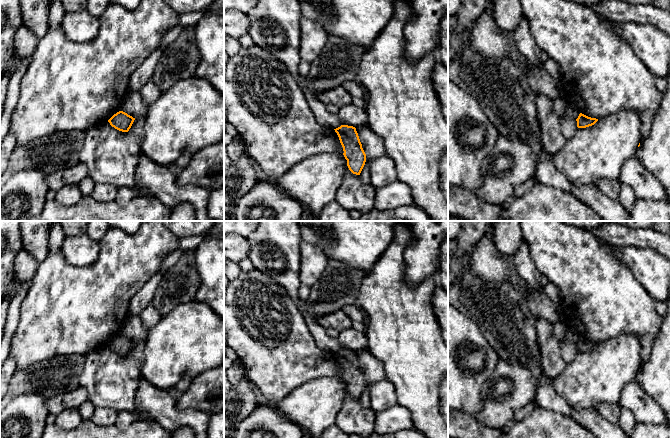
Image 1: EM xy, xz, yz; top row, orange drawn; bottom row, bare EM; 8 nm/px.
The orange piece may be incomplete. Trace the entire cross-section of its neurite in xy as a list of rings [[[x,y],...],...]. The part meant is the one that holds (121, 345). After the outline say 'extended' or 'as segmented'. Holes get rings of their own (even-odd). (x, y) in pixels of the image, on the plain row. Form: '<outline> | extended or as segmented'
[[[119,335],[116,338],[114,338],[108,346],[112,351],[115,353],[122,355],[122,356],[128,356],[131,352],[135,342],[128,339],[127,337],[123,335]]] | as segmented

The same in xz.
[[[341,349],[334,353],[343,371],[343,379],[347,384],[349,394],[356,399],[360,399],[365,386],[366,378],[362,372],[356,352],[348,349]]] | as segmented

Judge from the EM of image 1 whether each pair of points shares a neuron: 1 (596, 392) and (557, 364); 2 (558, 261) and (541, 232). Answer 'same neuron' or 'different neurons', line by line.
1: different neurons
2: same neuron

